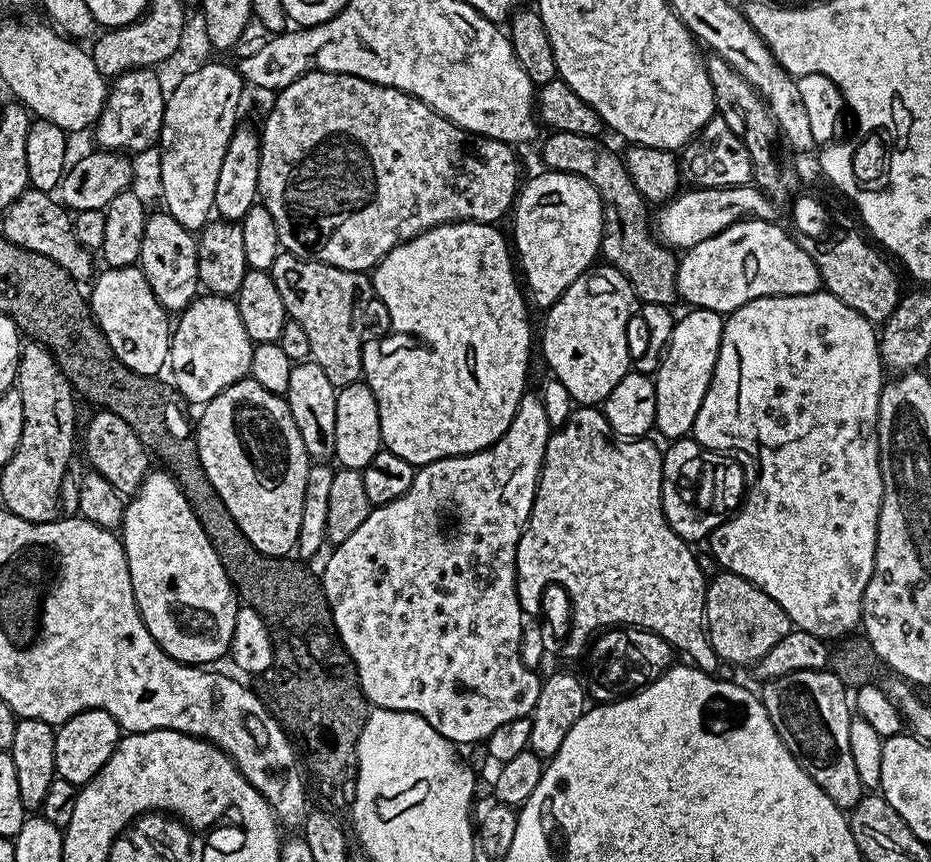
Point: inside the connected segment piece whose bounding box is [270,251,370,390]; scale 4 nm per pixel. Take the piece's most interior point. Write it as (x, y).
(325, 300)

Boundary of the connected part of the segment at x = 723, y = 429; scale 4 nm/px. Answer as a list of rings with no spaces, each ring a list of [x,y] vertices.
[[[823,290],[814,294],[801,296],[767,296],[754,302],[746,302],[738,310],[727,313],[722,330],[722,346],[718,350],[718,362],[714,366],[714,374],[710,386],[706,390],[706,398],[702,398],[702,406],[698,410],[698,418],[694,418],[691,439],[697,440],[703,448],[711,452],[719,452],[737,456],[744,463],[744,468],[752,472],[752,489],[748,492],[748,501],[740,508],[737,516],[729,515],[715,528],[708,537],[707,547],[712,547],[712,556],[721,565],[723,571],[733,572],[749,580],[758,590],[762,590],[792,620],[799,631],[814,634],[829,642],[839,641],[853,631],[852,628],[861,623],[862,602],[866,594],[866,586],[870,582],[870,574],[874,574],[874,558],[876,557],[876,531],[878,530],[878,514],[882,506],[882,470],[880,469],[880,443],[876,437],[878,422],[878,406],[880,392],[886,383],[886,369],[880,362],[880,342],[877,329],[858,310],[850,310],[846,302],[838,302],[834,294]]]

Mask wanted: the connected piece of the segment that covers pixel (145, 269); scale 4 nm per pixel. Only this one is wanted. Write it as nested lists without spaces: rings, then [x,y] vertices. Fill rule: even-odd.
[[[165,210],[153,211],[146,222],[146,230],[142,230],[142,254],[138,267],[144,273],[146,282],[150,282],[154,298],[158,298],[169,314],[183,312],[198,295],[200,279],[196,241],[197,237]]]

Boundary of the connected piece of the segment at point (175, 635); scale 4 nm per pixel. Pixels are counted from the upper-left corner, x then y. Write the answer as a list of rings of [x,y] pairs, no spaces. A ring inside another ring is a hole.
[[[159,471],[145,477],[139,492],[127,501],[124,509],[122,543],[128,559],[130,582],[134,586],[134,598],[144,625],[168,656],[185,664],[212,666],[215,660],[227,657],[232,647],[238,593],[214,546],[210,546],[210,538],[206,538],[206,530],[202,530],[180,483],[167,471]]]

